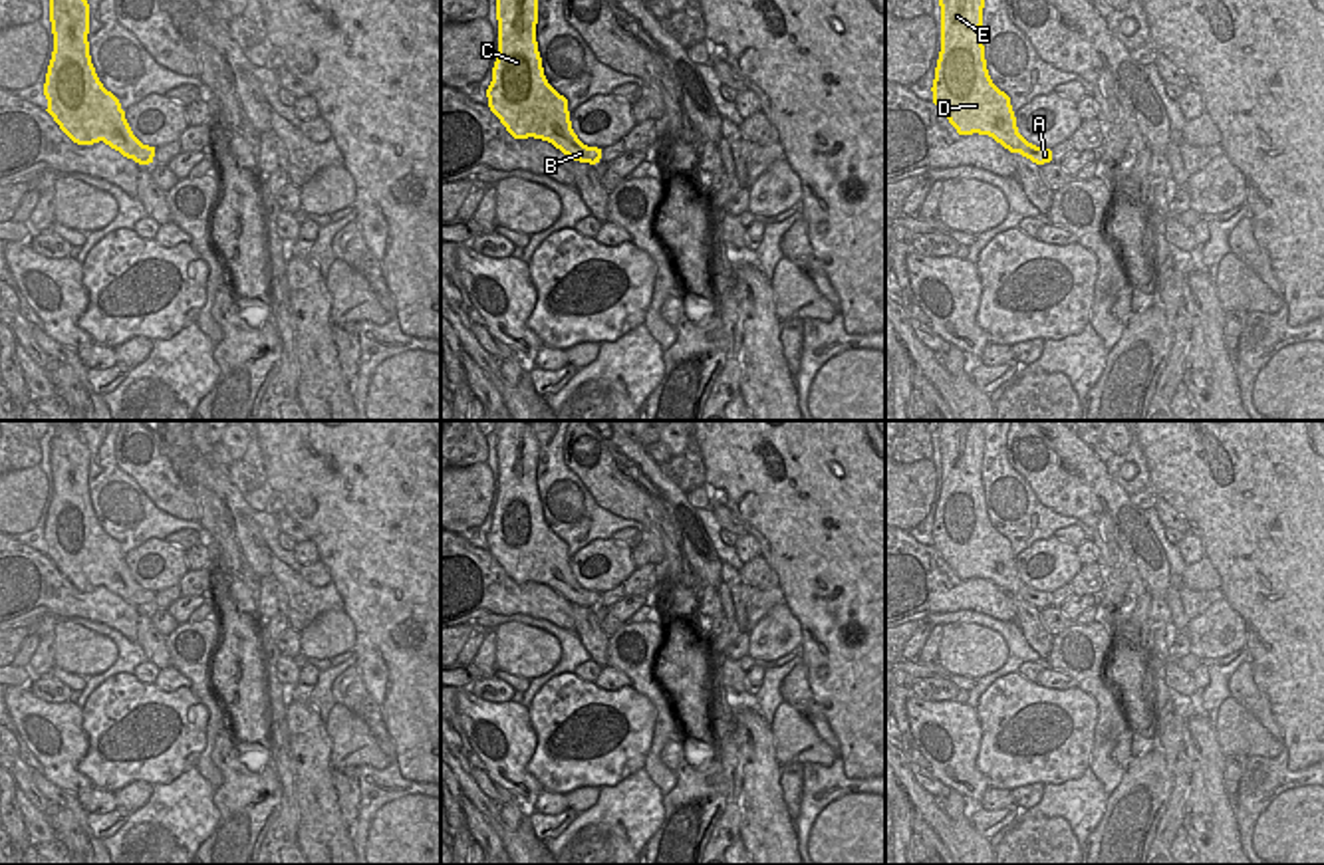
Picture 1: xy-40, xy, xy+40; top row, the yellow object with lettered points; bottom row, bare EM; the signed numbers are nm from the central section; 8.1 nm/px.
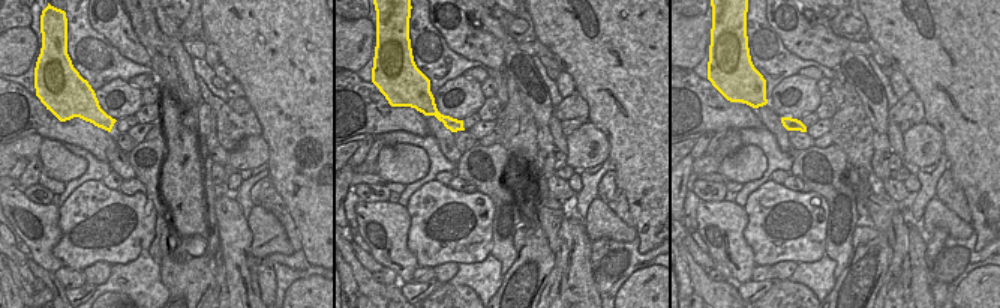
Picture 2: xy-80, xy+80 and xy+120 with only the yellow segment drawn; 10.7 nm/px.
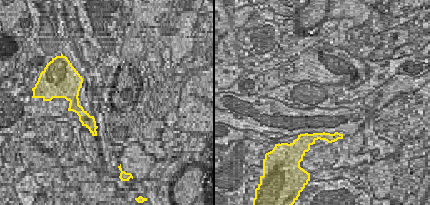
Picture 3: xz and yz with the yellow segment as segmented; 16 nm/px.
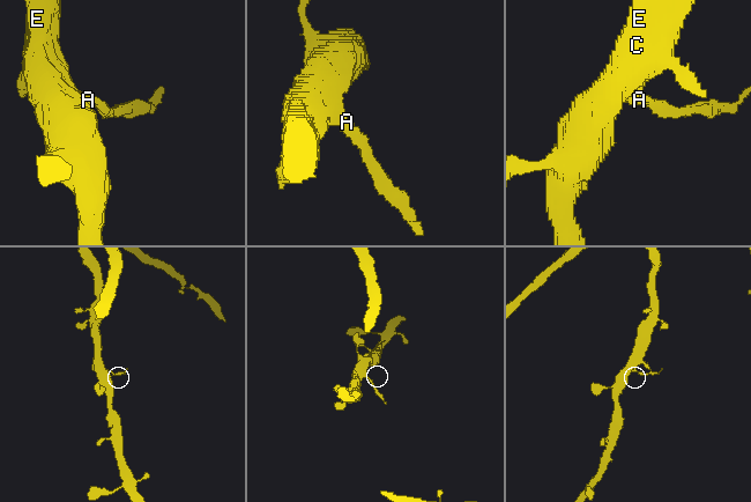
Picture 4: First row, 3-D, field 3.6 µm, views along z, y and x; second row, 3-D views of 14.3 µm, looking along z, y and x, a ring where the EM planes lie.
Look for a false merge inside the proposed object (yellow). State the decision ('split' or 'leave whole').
split

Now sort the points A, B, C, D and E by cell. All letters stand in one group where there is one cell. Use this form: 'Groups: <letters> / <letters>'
Groups: A / B C D E

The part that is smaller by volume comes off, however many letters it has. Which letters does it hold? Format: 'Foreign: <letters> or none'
Foreign: A

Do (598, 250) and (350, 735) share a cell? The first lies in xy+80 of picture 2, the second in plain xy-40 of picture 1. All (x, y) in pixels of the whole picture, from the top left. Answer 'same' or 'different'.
different

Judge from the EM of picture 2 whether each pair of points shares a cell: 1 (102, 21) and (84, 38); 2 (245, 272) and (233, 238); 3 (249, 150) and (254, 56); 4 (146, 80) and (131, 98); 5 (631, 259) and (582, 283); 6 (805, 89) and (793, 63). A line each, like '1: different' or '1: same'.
1: different
2: same
3: different
4: different
5: different
6: different

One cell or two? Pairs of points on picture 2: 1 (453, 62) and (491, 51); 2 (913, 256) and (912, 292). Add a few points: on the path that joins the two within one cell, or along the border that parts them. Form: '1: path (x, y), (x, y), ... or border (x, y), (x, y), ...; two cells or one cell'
1: border (441, 33), (452, 50), (483, 63); two cells
2: path (913, 265), (913, 283); one cell

